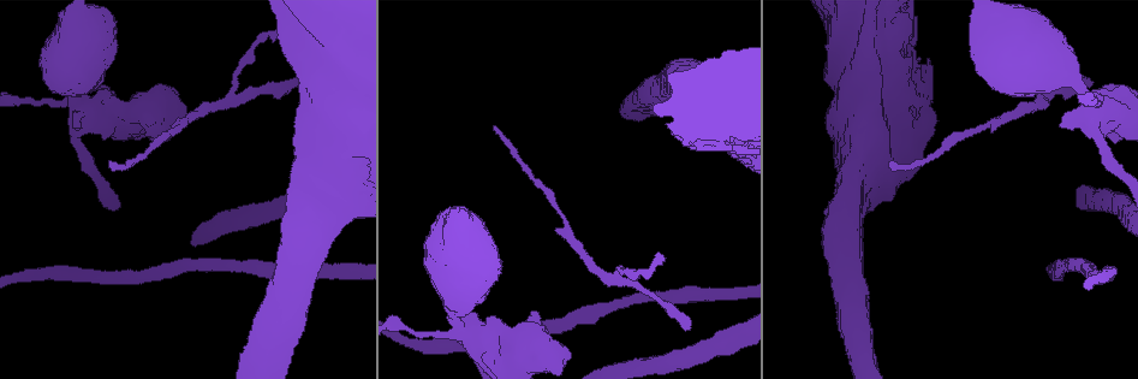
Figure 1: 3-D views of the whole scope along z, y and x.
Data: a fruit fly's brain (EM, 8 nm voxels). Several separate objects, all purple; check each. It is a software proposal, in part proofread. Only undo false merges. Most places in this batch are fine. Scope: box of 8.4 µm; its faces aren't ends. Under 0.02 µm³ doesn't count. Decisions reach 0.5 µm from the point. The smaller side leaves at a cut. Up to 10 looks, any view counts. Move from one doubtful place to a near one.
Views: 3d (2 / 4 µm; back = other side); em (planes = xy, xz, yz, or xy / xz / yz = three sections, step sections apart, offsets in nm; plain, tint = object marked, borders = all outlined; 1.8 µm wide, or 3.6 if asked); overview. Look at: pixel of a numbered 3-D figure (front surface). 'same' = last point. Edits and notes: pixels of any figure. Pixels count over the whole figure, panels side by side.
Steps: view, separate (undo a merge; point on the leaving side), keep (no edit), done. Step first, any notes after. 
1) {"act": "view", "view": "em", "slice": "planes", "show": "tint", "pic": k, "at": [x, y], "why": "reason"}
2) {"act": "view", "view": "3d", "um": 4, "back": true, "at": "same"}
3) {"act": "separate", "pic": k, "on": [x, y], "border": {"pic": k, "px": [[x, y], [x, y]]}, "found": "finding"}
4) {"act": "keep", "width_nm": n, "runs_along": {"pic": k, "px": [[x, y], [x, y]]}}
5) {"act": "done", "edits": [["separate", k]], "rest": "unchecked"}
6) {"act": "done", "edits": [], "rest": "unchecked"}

{"act": "view", "view": "3d", "um": 4, "pic": 1, "at": [469, 330]}

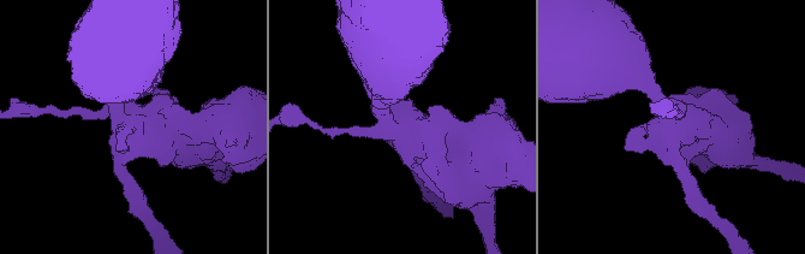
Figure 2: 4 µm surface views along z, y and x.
{"act": "view", "view": "em", "slice": "planes", "show": "plain", "pic": 2, "at": [403, 126]}

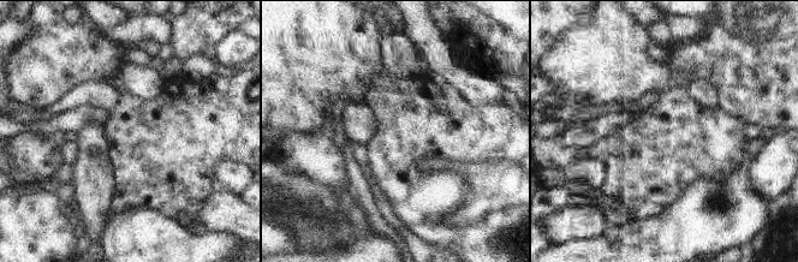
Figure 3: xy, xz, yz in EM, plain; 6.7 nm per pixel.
{"act": "view", "view": "em", "slice": "planes", "show": "borders", "at": "same"}

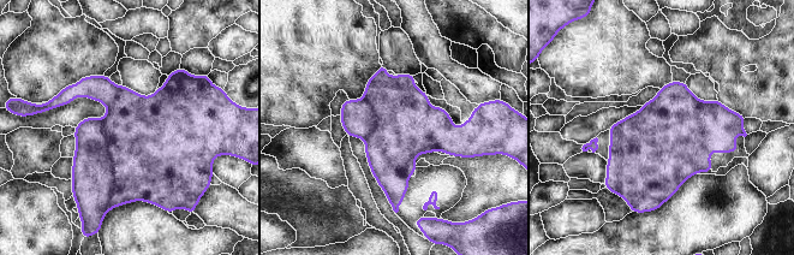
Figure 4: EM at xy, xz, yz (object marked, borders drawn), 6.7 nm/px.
{"act": "separate", "pic": 4, "on": [145, 152], "width_nm": 500, "border": {"pic": 4, "px": [[100, 119], [112, 167], [105, 211]]}, "found": "two neurons meet here"}

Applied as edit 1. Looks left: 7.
{"act": "view", "view": "3d", "um": 4, "pic": 1, "at": [726, 147]}

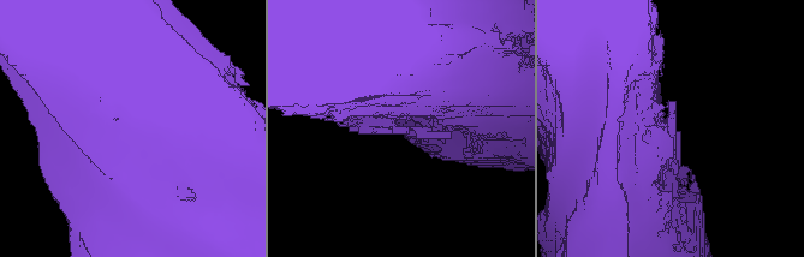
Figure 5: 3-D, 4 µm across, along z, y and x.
{"act": "view", "view": "em", "um": 3.6, "slice": "xz", "step": 8, "show": "tint", "pic": 5, "at": [400, 128], "why": "shape alone is not enough"}

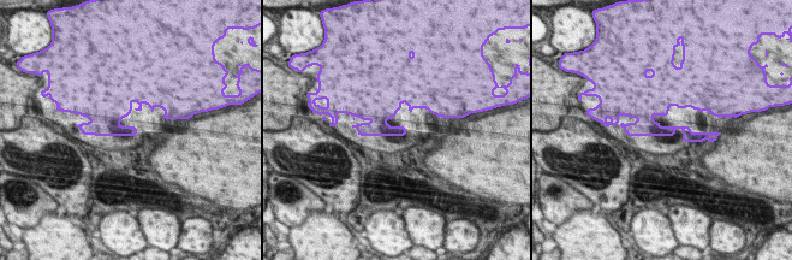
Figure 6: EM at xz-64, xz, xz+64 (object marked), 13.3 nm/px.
{"act": "view", "view": "em", "um": 3.6, "slice": "planes", "show": "tint", "at": "same"}

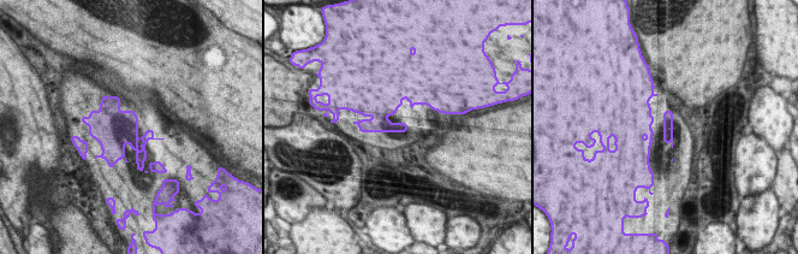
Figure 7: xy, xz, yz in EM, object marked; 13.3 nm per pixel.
{"act": "keep", "runs_along": {"pic": 7, "px": [[670, 113], [668, 137], [666, 140]]}, "found": "continuous, no second neuron"}

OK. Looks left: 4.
{"act": "view", "view": "em", "um": 3.6, "slice": "planes", "show": "tint", "pic": 1, "at": [323, 169], "why": "calibre changes"}

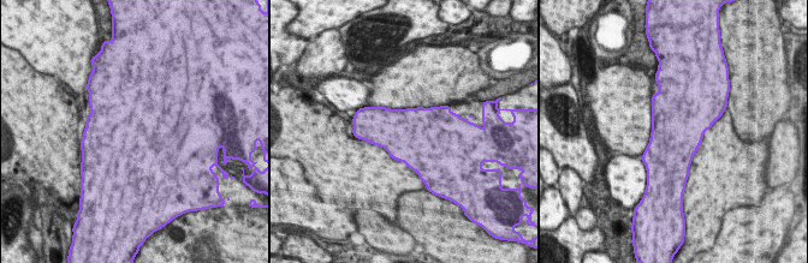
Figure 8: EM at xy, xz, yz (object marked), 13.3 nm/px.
{"act": "keep", "found": "one neuron here"}

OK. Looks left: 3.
{"act": "view", "view": "em", "slice": "planes", "show": "borders", "pic": 1, "at": [1038, 101], "why": "side arm on a straight run"}

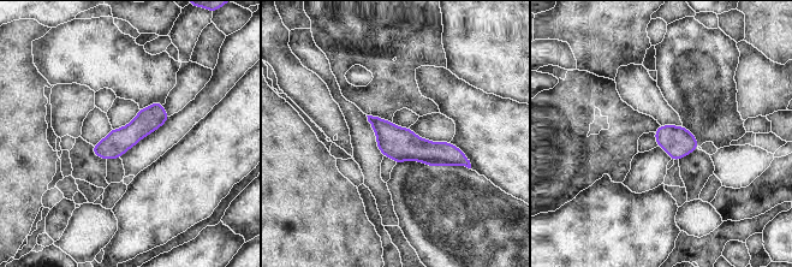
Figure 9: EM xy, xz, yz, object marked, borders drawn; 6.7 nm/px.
{"act": "keep", "width_nm": 180, "runs_along": {"pic": 9, "px": [[371, 119], [397, 143], [463, 160]]}, "found": "all the same neuron"}

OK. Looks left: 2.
{"act": "done", "edits": [["separate", 4]], "rest": "unchecked"}

